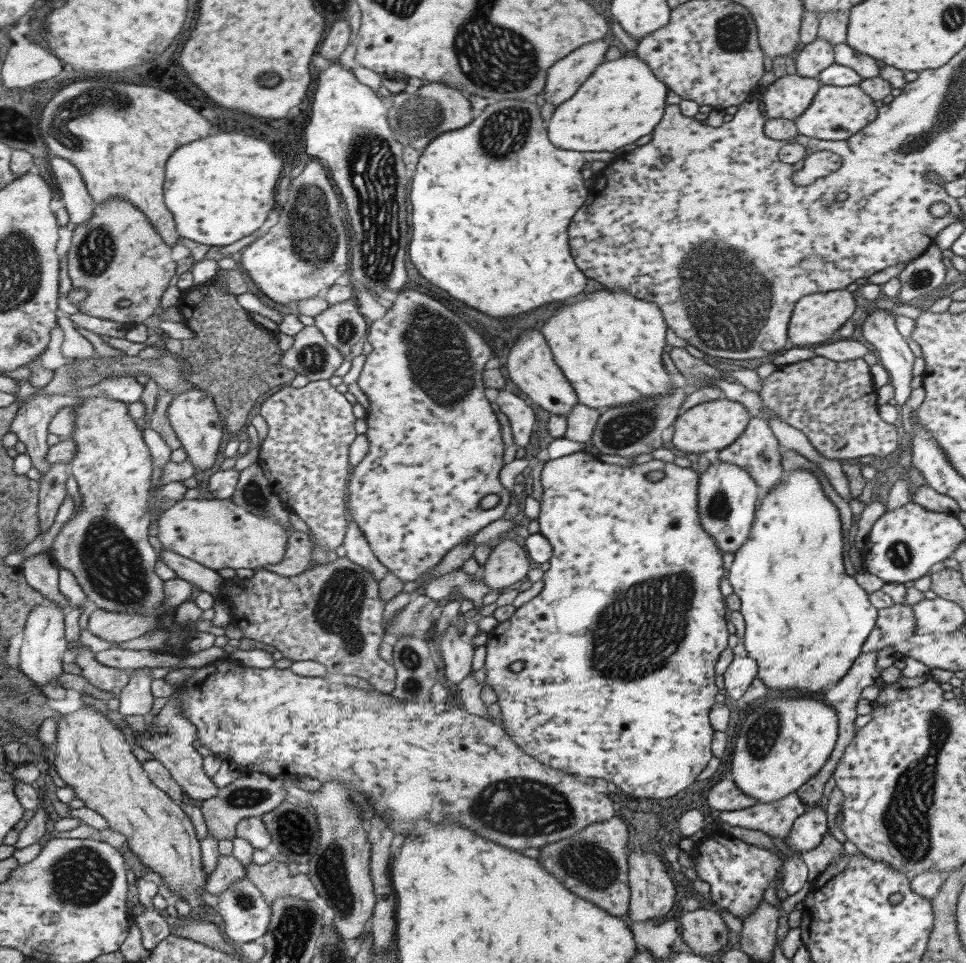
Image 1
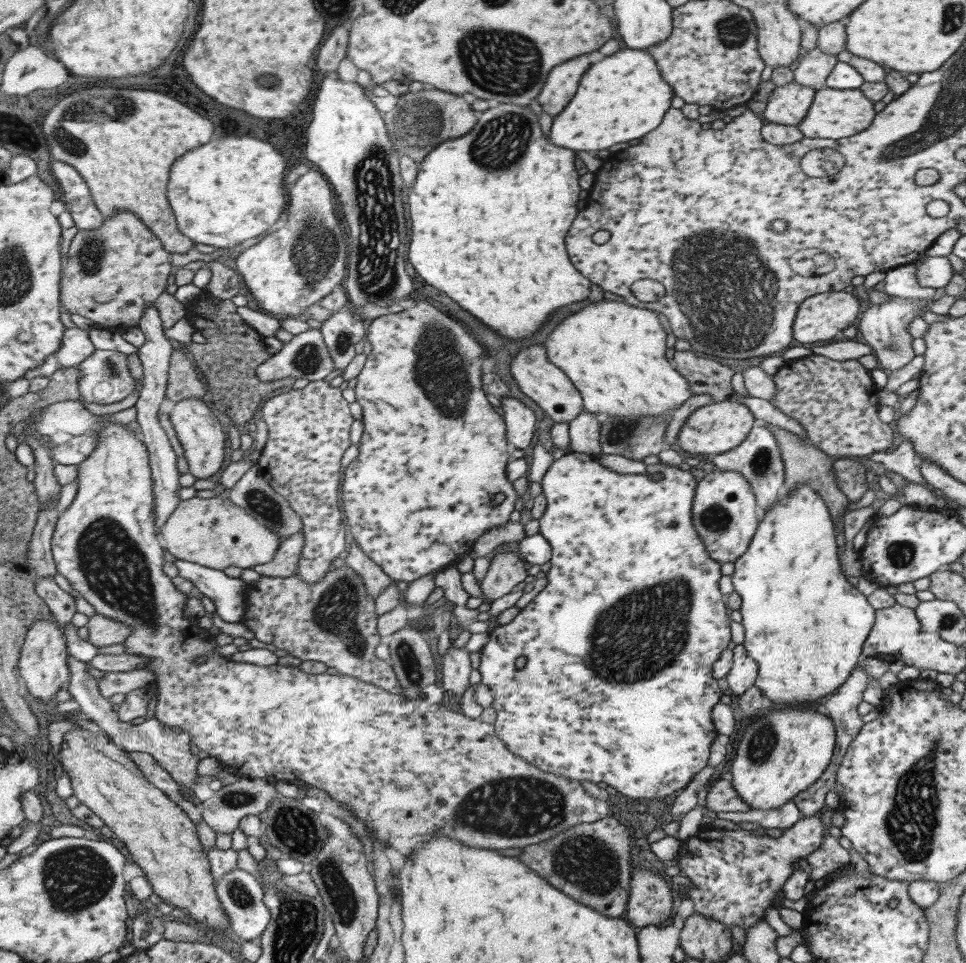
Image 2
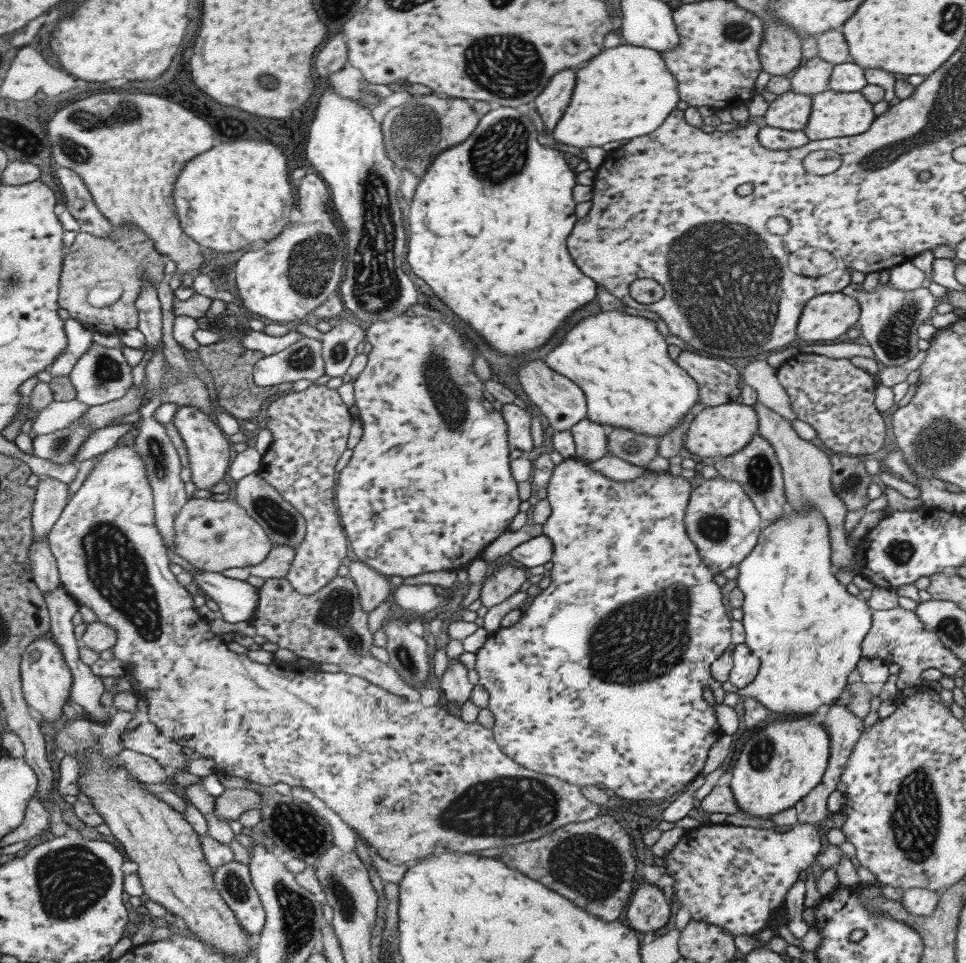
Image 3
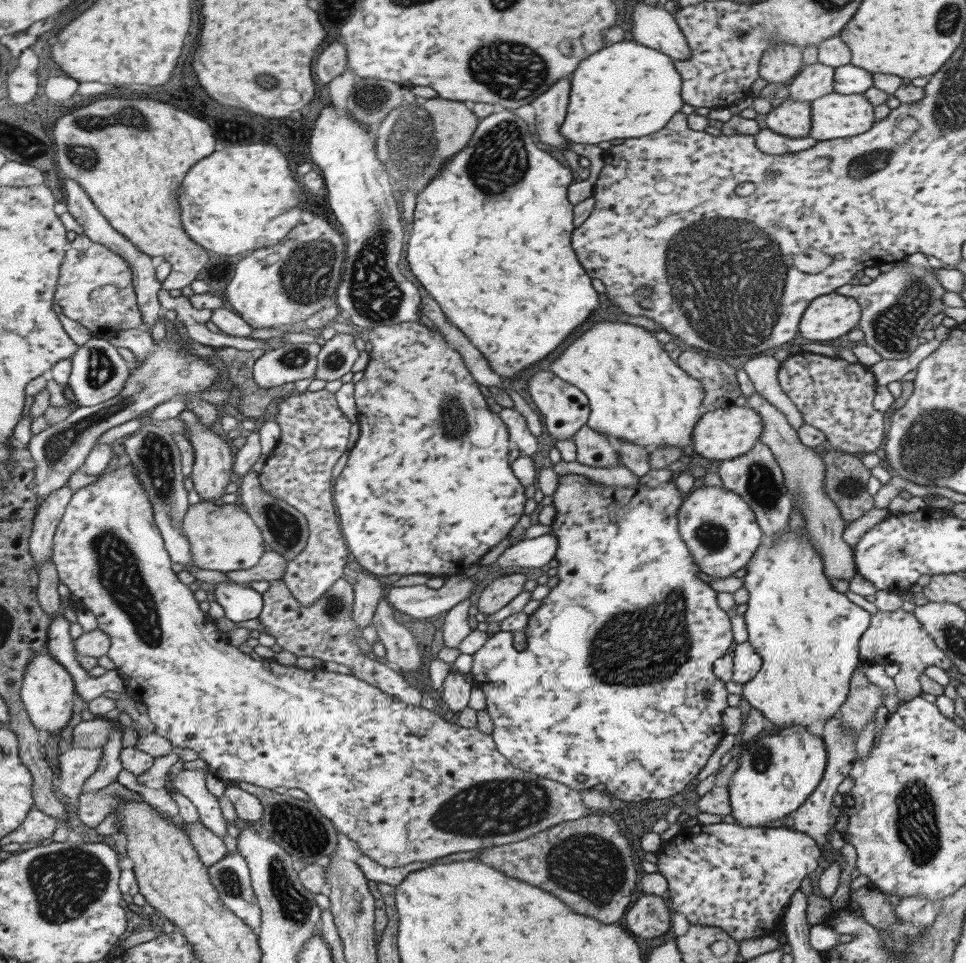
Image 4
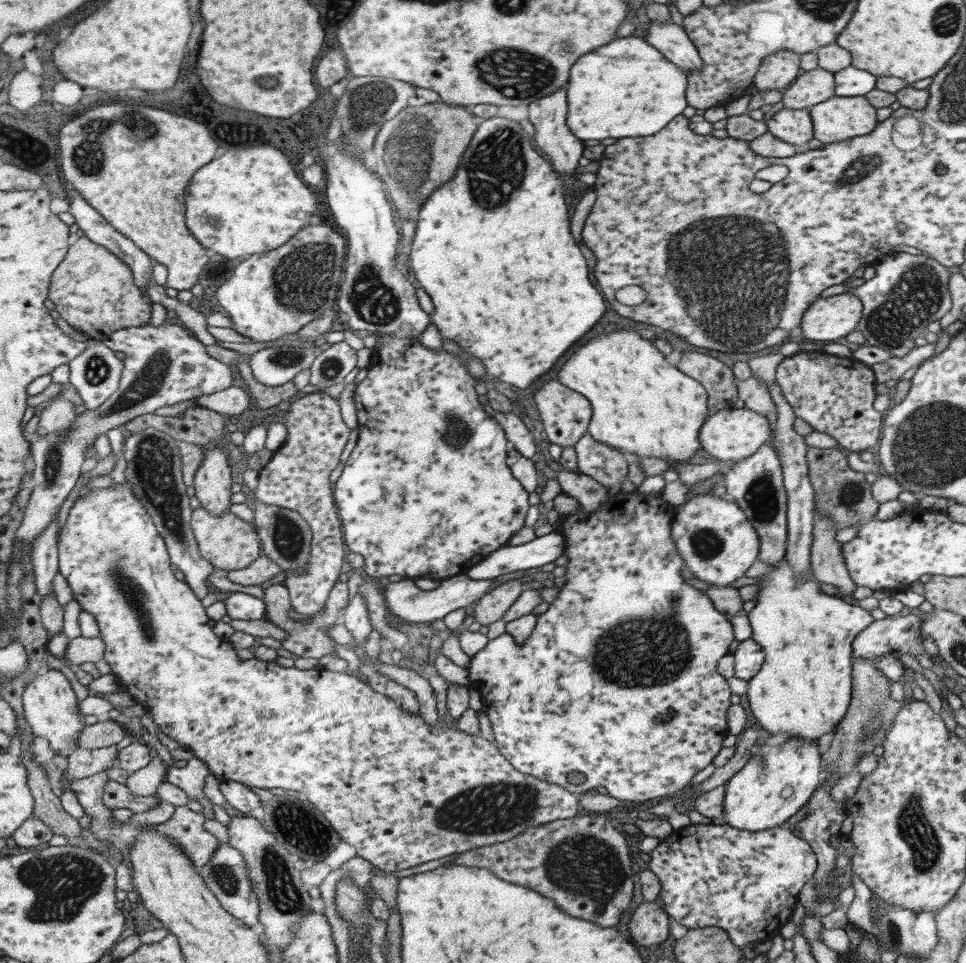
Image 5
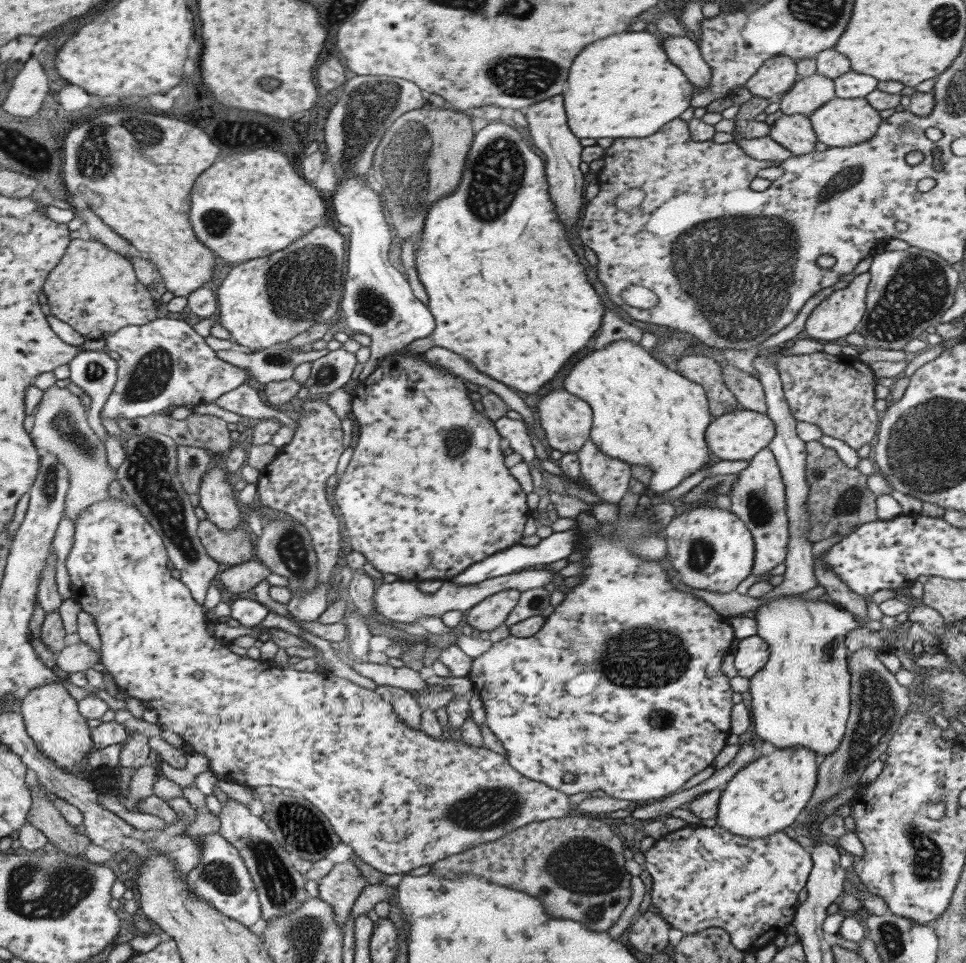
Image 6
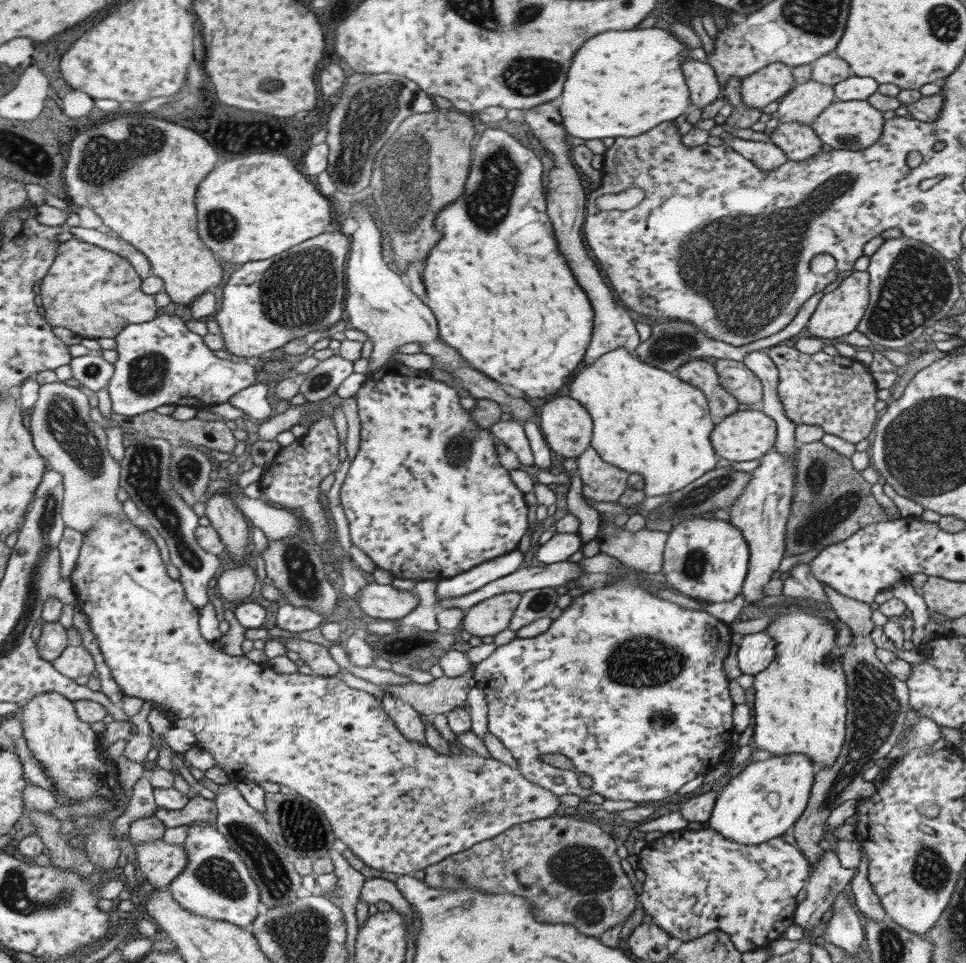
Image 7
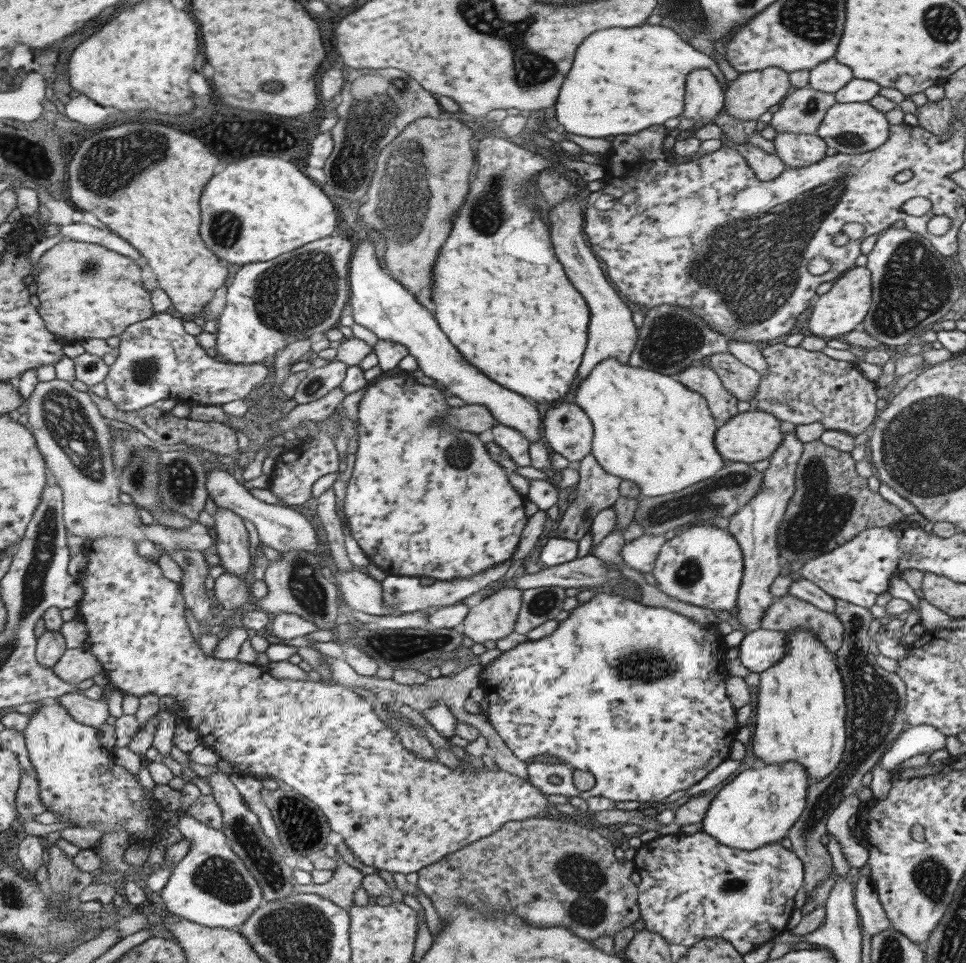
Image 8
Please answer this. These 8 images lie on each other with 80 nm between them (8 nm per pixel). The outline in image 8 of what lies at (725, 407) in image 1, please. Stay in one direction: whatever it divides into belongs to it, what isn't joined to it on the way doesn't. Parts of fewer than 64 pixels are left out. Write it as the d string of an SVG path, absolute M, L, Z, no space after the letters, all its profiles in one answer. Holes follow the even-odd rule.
M756 411L737 413L729 420L717 425L714 432L716 451L728 462L744 462L749 464L769 458L782 443L783 422L773 415Z

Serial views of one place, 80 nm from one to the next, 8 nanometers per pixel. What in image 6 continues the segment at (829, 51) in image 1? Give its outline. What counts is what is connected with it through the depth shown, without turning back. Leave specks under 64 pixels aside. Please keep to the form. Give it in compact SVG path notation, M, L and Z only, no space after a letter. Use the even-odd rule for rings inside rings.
M813 73L793 83L787 92L778 97L779 110L783 115L799 114L808 117L833 97L834 82Z

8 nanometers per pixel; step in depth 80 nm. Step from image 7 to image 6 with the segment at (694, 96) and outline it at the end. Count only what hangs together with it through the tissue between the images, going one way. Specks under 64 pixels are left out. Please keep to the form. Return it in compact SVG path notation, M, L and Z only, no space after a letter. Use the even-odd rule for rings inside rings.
M664 34L660 43L668 59L684 73L694 88L704 88L710 82L711 69L701 58L698 46L686 35L671 36Z

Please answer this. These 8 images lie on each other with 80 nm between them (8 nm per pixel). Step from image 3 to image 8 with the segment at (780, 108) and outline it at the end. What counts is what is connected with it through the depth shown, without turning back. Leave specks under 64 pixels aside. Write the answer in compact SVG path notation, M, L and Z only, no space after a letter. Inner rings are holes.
M777 133L772 141L775 153L784 167L807 167L825 157L827 146L820 137Z

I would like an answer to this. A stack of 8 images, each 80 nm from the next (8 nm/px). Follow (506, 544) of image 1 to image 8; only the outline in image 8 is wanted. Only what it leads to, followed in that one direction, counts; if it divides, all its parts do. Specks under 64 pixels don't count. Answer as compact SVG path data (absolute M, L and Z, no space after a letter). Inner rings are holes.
M501 588L483 598L479 604L468 609L462 621L462 633L473 643L481 645L511 634L519 613L521 592L517 588Z

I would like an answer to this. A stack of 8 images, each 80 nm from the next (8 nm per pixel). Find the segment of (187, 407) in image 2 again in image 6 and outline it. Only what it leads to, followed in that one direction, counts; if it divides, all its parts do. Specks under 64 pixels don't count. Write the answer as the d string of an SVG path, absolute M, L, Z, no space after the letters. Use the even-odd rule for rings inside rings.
M217 467L207 469L199 485L199 505L206 519L221 530L232 530L242 522L239 508L225 476Z

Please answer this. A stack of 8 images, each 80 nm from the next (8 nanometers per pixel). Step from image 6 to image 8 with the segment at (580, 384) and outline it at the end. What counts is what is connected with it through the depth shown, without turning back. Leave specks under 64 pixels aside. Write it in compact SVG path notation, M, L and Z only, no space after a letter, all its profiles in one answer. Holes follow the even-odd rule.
M606 358L579 382L573 400L592 424L590 454L607 474L634 482L641 495L663 496L697 484L710 479L726 463L714 445L717 422L711 416L706 400L670 376Z

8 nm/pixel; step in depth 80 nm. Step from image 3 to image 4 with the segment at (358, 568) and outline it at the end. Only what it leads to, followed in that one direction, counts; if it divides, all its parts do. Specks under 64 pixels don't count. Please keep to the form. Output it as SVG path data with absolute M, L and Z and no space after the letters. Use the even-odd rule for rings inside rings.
M351 573L355 580L353 590L353 608L351 608L351 619L358 630L362 630L372 621L377 603L383 600L385 594L384 585L379 577L369 573Z

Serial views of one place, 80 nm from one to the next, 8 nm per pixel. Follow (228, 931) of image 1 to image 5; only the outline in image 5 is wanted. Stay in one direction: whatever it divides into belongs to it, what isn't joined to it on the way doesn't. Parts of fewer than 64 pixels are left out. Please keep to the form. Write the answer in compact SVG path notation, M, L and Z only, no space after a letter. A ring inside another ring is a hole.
M219 843L213 856L198 871L206 886L214 893L222 907L243 924L253 926L258 921L258 902L239 852L227 843Z

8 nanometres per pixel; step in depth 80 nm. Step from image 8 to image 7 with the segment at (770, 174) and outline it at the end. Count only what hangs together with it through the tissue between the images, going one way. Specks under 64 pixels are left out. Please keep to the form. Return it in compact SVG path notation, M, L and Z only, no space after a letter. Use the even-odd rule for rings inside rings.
M718 125L709 128L709 137L723 139L723 144L732 148L746 160L751 161L757 169L766 171L767 173L777 169L787 161L787 157L783 155L781 149L771 144L771 142L761 143L751 142L751 140L741 140L741 138L735 138L735 136L727 134Z

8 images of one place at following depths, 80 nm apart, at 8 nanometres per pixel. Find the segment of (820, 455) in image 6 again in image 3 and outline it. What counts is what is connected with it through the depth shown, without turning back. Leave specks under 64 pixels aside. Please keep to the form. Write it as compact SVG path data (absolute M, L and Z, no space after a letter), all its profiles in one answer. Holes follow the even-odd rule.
M828 453L832 468L831 490L845 505L846 510L861 510L869 504L866 495L867 484L874 480L859 462L859 458L841 453Z

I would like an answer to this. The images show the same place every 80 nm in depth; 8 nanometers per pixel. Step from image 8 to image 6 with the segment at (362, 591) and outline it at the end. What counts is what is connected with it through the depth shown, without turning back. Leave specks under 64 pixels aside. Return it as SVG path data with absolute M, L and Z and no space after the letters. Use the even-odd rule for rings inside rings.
M529 568L523 571L505 574L504 576L487 578L483 582L479 582L479 584L455 585L455 583L451 583L450 581L443 581L441 587L432 595L422 594L417 590L415 582L411 581L397 580L391 582L391 584L378 582L377 588L373 592L373 607L375 607L377 618L384 621L394 621L400 626L403 626L421 620L421 618L427 618L427 616L440 618L449 610L460 612L470 610L475 604L487 598L487 596L503 590L513 589L521 593L525 590L541 588L551 583L551 578L553 578L555 573L548 569L535 570Z

